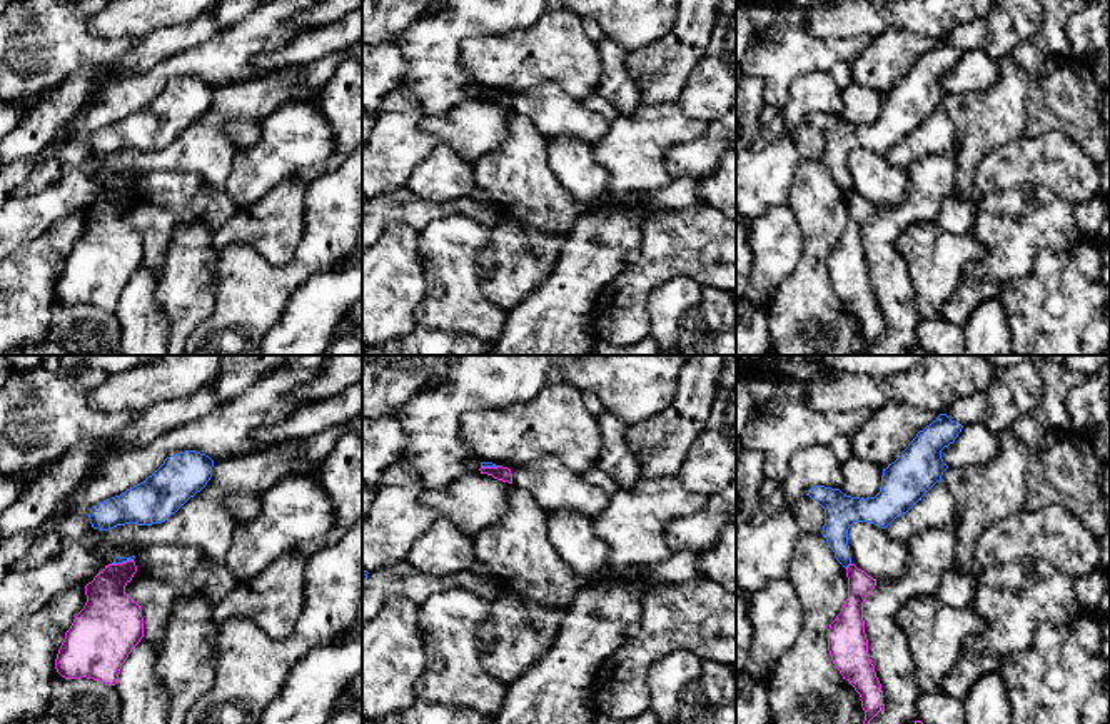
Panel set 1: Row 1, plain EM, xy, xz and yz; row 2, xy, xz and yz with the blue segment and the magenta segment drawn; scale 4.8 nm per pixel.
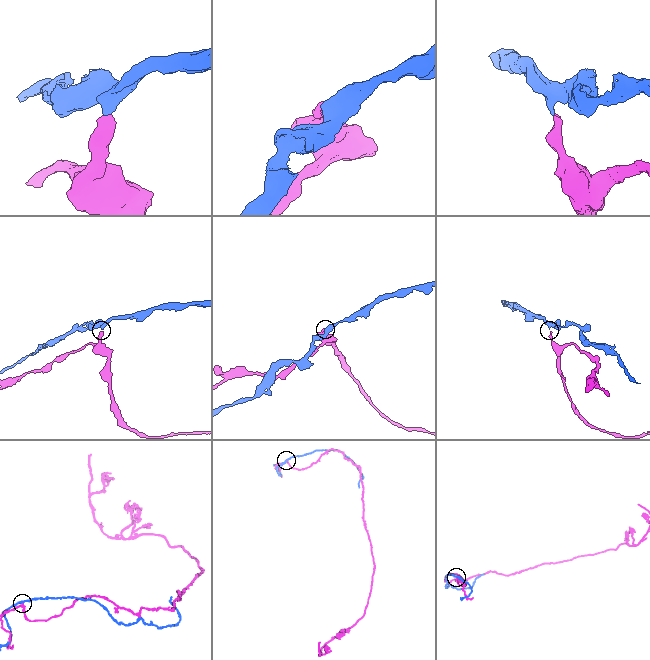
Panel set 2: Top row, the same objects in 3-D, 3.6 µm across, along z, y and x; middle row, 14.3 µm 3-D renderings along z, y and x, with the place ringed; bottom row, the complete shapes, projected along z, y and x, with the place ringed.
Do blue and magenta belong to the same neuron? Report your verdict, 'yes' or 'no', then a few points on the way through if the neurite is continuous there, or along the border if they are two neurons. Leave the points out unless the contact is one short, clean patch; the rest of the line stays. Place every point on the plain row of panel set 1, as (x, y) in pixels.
no | along yz (850, 189), (845, 194)

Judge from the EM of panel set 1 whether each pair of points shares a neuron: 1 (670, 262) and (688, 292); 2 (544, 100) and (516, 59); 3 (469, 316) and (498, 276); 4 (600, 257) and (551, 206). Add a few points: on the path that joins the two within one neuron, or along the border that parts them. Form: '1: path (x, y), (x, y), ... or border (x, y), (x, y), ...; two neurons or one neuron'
1: border (703, 286), (688, 277), (671, 277), (646, 299); two neurons
2: border (511, 95), (554, 82), (573, 99); two neurons
3: border (476, 257), (481, 292), (508, 312); two neurons
4: border (580, 214), (575, 226), (563, 237); two neurons

